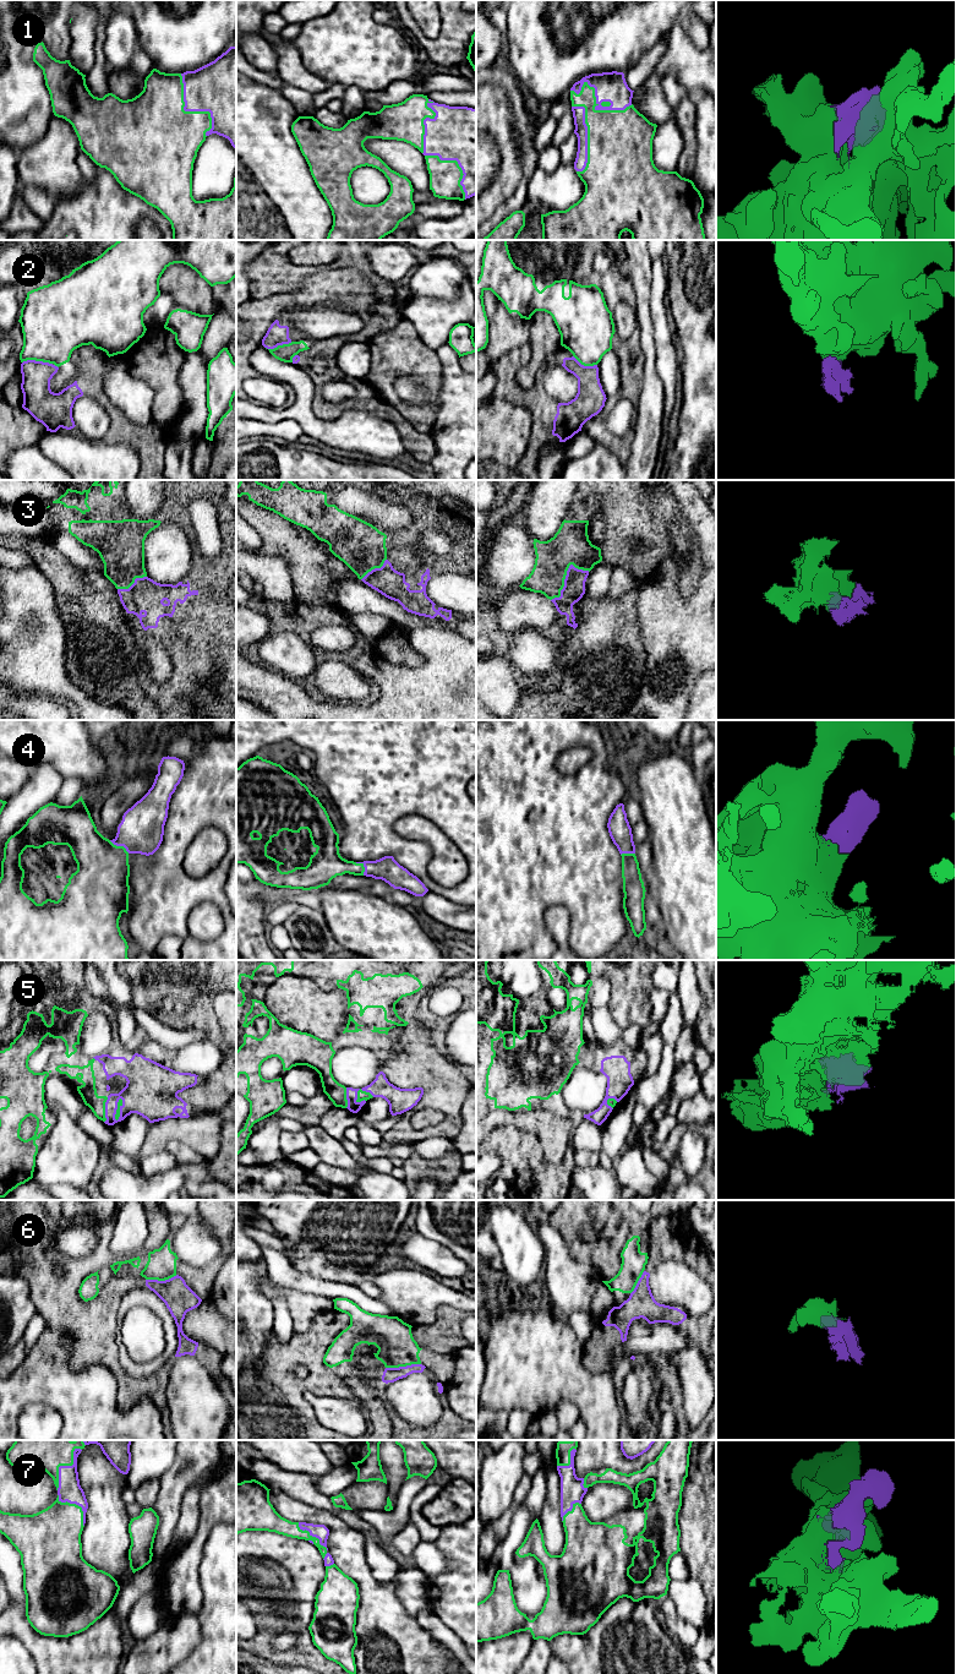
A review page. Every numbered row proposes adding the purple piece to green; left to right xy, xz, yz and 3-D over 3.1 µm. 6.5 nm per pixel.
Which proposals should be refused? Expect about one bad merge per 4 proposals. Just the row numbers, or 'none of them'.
2, 6

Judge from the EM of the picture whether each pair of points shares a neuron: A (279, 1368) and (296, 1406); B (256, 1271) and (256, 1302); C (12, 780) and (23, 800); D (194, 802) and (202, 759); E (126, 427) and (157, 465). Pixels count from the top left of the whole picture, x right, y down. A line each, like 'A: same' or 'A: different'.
A: same
B: same
C: different
D: same
E: same

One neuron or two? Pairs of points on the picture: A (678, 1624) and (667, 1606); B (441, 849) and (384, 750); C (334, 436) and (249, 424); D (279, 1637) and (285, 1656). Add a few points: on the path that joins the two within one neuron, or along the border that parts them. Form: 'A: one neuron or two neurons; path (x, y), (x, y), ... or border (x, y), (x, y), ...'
A: one neuron; path (673, 1619), (668, 1610)
B: two neurons; border (394, 821), (419, 814), (431, 821), (444, 835)
C: two neurons; border (276, 421), (294, 419), (304, 432)
D: two neurons; border (300, 1631), (285, 1650), (269, 1643)

